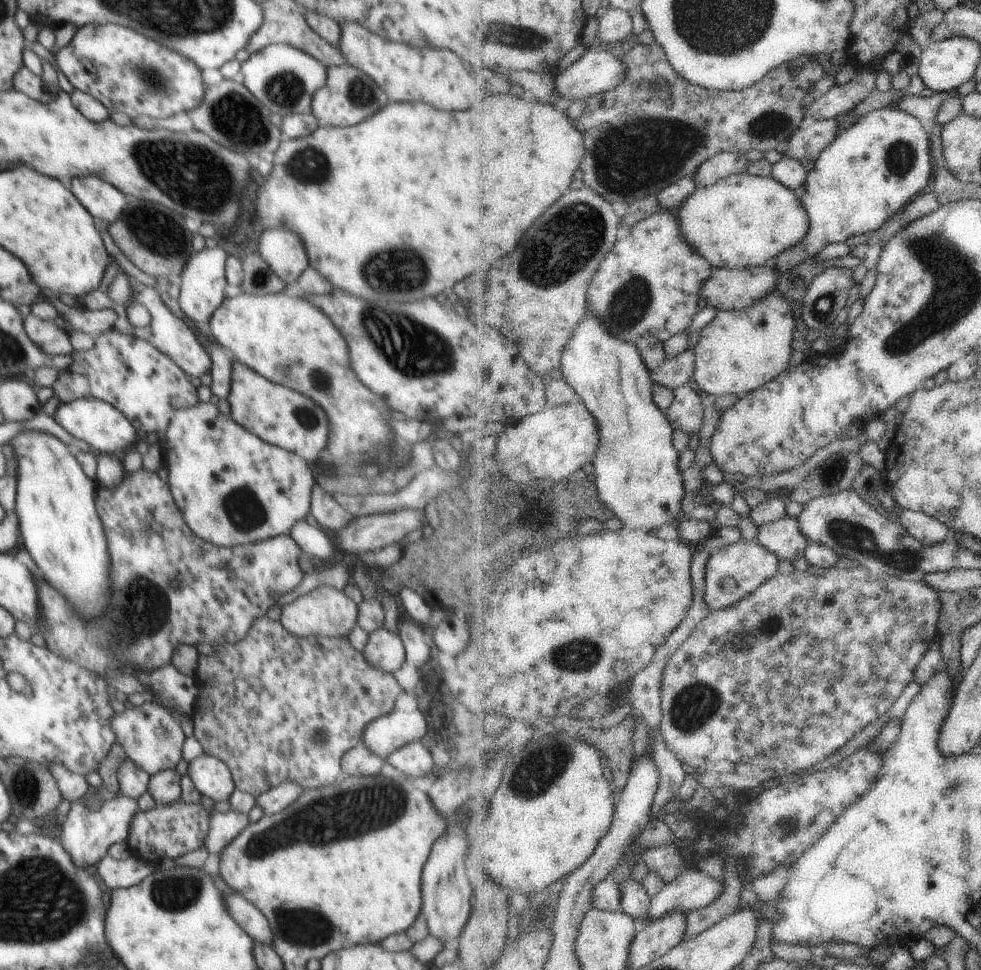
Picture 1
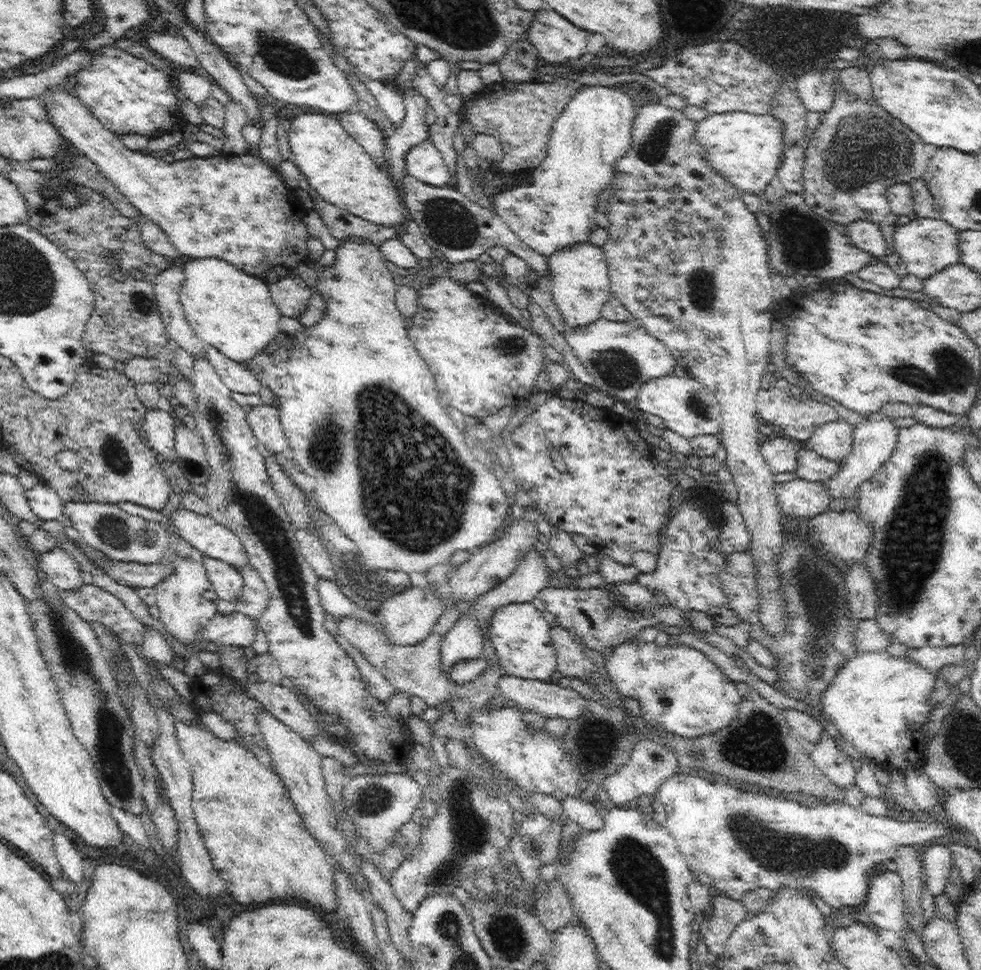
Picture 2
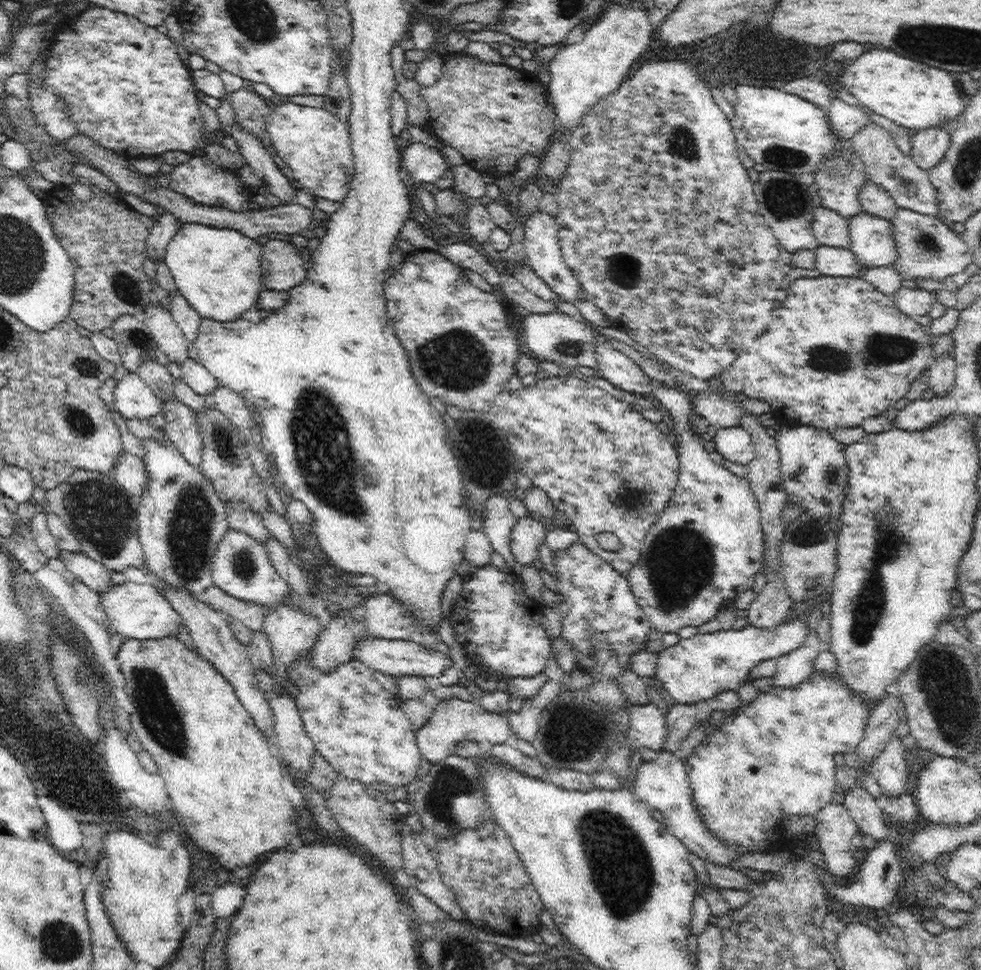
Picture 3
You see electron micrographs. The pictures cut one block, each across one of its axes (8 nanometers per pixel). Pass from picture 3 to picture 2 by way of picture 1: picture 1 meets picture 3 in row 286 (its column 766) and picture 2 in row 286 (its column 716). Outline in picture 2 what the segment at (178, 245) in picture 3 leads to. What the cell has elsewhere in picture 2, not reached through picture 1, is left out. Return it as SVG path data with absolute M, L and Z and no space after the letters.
M218 259L184 260L181 305L190 327L206 346L242 365L259 358L280 331L282 315L271 299L270 286Z

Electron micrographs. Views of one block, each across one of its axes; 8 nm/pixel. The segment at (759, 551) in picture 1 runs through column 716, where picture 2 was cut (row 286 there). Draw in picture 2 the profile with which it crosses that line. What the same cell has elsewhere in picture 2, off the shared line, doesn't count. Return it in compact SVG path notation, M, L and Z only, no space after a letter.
M588 243L564 251L563 254L551 256L549 263L552 273L553 297L564 317L565 326L573 330L588 328L592 322L601 317L600 310L603 304L612 296L607 252L604 247Z

